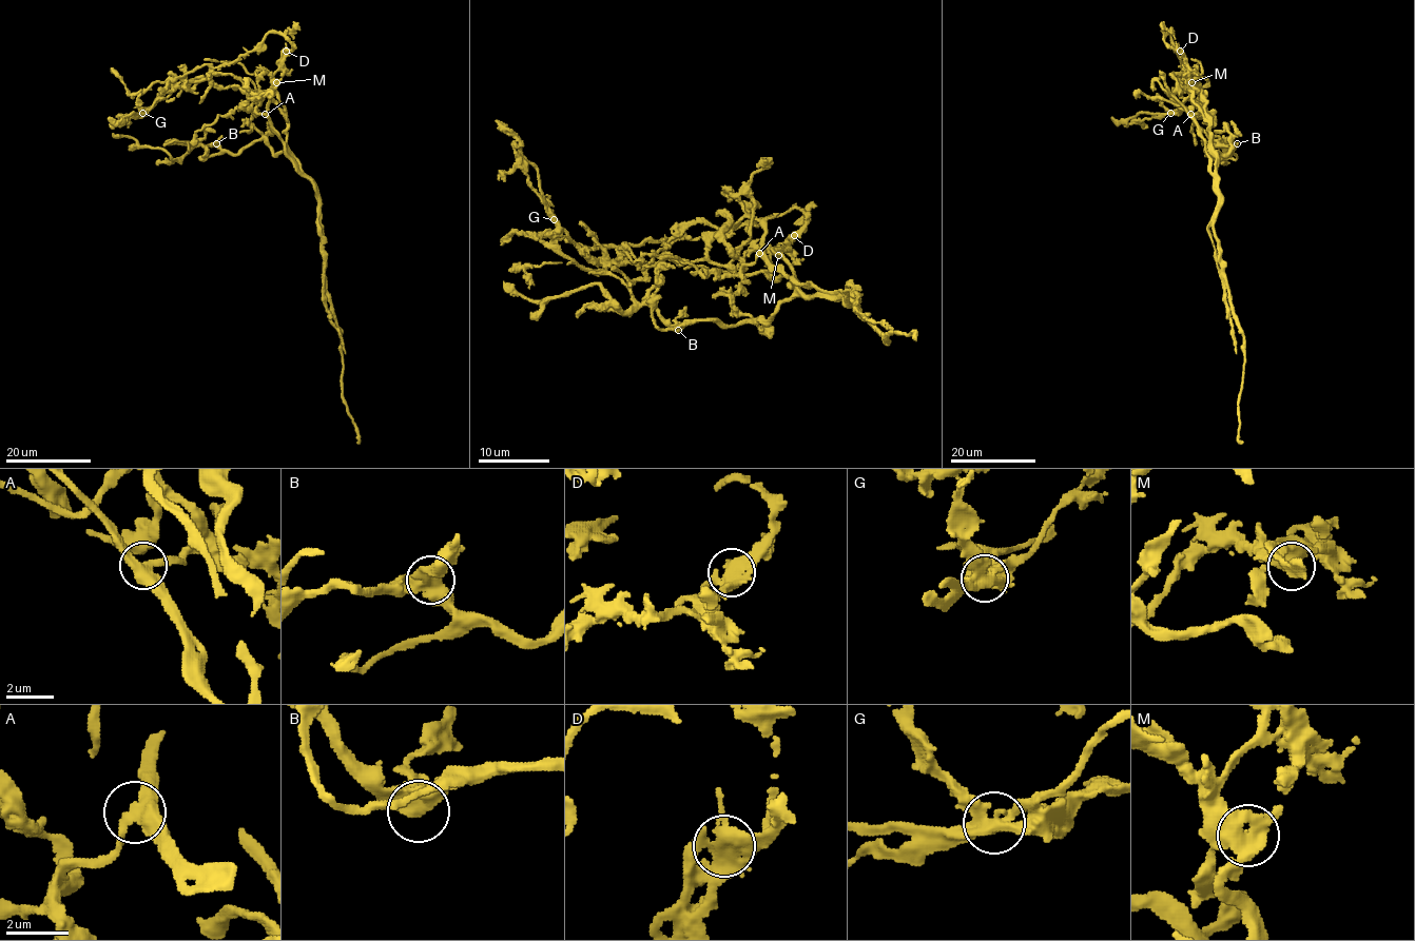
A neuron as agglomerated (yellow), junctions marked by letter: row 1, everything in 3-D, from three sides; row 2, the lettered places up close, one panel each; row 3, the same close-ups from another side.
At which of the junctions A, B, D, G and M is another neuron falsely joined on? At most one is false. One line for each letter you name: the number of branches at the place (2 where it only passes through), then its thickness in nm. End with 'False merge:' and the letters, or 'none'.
G: 3 | 360 nm
False merge: G

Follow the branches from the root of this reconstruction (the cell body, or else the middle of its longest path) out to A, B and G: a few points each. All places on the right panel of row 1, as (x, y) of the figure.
A: (1217, 160), (1205, 150), (1205, 141), (1190, 115)
B: (1217, 160), (1218, 151), (1222, 154), (1229, 151), (1232, 139), (1234, 149), (1231, 154), (1237, 143)
G: (1217, 160), (1203, 92), (1193, 83), (1198, 80), (1184, 103), (1170, 113)

